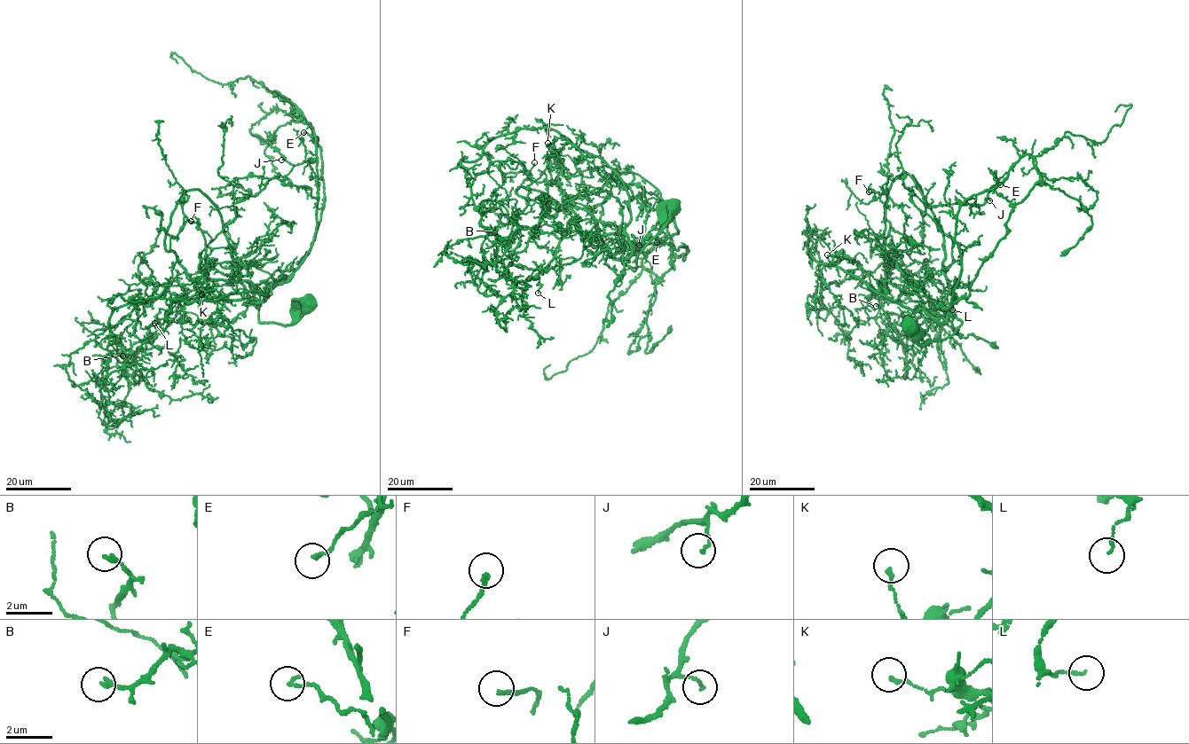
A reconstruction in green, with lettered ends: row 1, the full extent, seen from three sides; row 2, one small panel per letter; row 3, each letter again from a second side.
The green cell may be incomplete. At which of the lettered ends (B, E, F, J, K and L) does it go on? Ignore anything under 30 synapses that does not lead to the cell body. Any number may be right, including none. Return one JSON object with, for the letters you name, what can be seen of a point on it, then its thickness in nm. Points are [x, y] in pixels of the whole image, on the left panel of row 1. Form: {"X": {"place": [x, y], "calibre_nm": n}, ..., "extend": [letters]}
{"extend": []}

